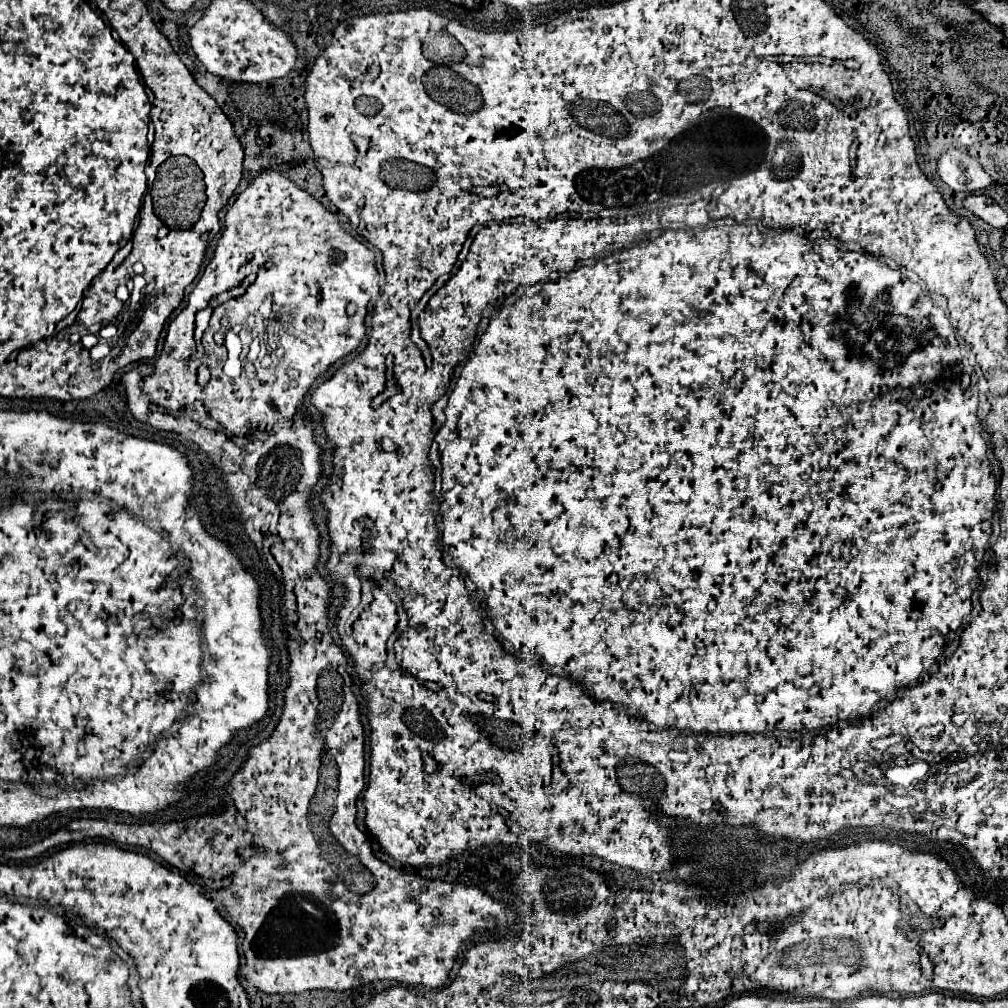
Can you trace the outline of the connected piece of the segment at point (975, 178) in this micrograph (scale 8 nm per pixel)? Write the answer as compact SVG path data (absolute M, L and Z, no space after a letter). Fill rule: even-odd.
M947 151L937 161L937 173L953 191L977 193L991 185L991 177L977 159L961 151Z

